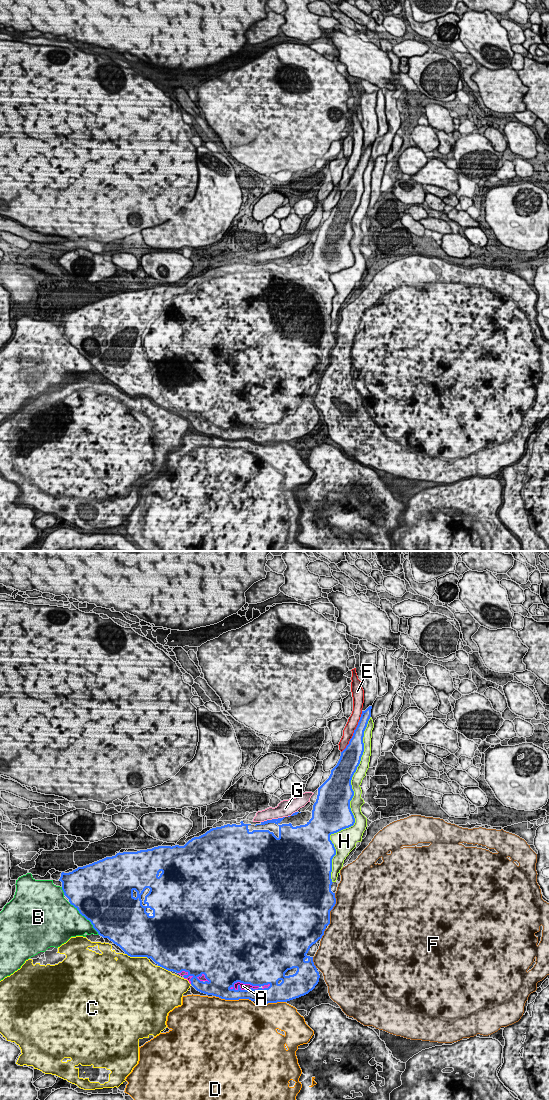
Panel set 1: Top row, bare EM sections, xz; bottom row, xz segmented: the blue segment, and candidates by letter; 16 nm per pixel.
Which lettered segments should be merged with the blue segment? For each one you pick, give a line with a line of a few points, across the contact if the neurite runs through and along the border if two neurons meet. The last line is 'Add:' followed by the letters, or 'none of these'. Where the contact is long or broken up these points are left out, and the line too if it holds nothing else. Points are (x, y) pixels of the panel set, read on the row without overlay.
Add: A

